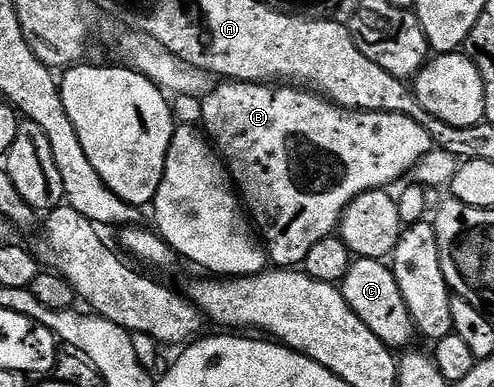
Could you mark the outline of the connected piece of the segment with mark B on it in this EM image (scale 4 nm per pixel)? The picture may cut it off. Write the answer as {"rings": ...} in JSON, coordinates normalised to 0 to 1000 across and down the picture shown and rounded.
{"rings":[[[480,207],[447,209],[409,253],[405,271],[407,307],[415,315],[413,346],[421,351],[447,408],[455,413],[455,429],[464,434],[466,455],[484,486],[486,512],[498,522],[508,519],[510,535],[506,530],[504,540],[510,553],[518,550],[518,561],[512,566],[518,594],[532,620],[543,677],[569,695],[585,695],[607,682],[621,664],[621,654],[630,654],[630,641],[642,625],[668,615],[684,594],[690,556],[706,537],[715,517],[725,514],[741,494],[785,486],[789,481],[785,473],[796,473],[802,463],[816,460],[818,452],[822,460],[858,401],[881,388],[872,344],[864,333],[856,333],[856,323],[848,323],[848,313],[832,313],[832,302],[816,302],[808,292],[767,292],[765,287],[702,287],[680,266],[668,264],[644,238],[597,220],[551,225],[543,217],[492,214]]]}

